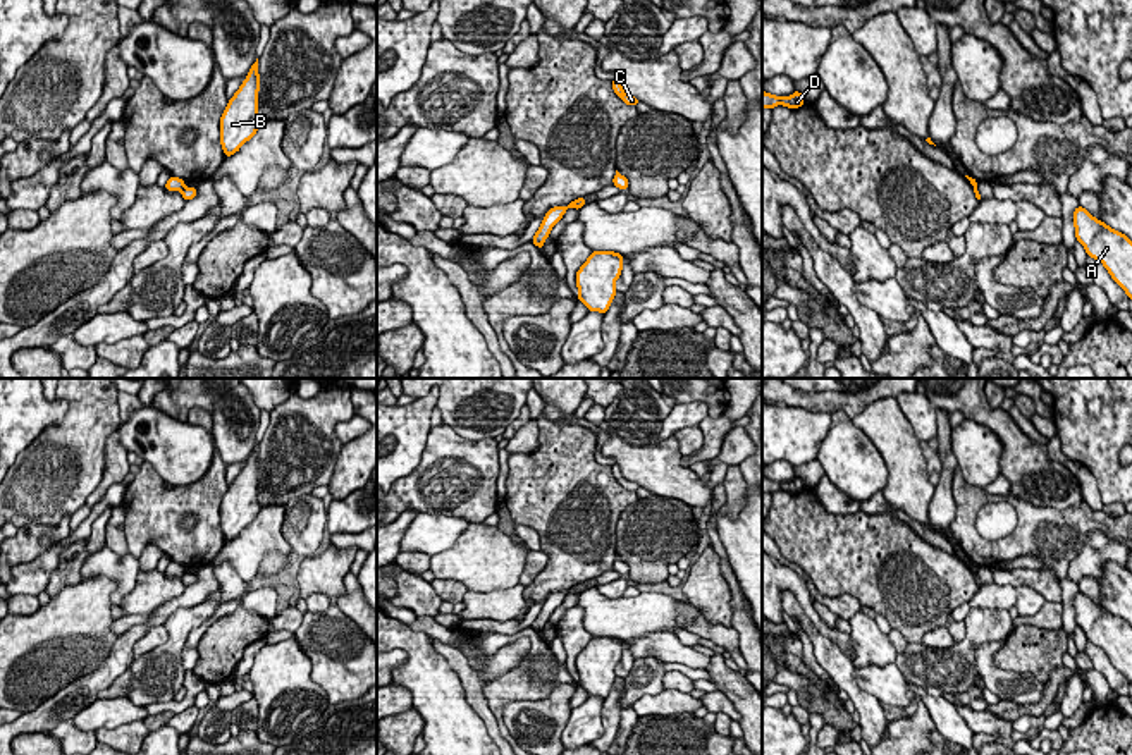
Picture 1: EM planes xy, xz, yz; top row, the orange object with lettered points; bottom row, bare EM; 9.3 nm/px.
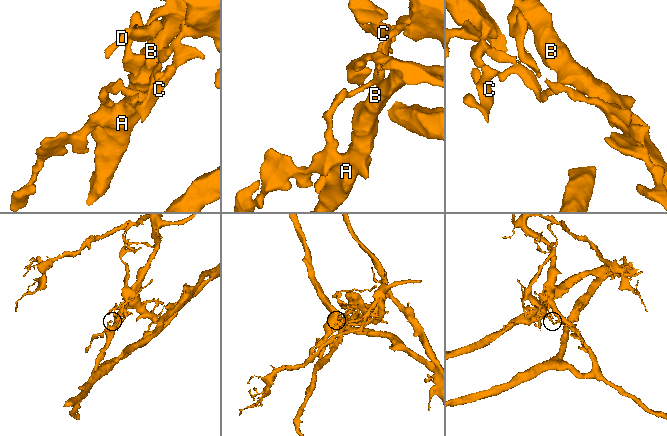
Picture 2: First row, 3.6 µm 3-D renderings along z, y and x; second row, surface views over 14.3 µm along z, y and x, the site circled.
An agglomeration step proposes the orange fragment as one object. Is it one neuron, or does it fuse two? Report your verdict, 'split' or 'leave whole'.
split

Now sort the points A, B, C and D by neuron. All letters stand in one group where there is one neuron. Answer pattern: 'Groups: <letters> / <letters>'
Groups: A B / C D

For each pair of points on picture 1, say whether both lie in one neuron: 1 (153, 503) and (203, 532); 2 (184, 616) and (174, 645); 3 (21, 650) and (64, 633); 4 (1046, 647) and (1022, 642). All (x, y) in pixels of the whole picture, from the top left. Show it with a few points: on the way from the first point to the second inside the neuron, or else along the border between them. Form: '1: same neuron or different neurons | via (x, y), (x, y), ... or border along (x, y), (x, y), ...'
1: same neuron | via (164, 516), (183, 535), (190, 535)
2: same neuron | via (181, 623), (178, 626), (178, 638)
3: same neuron | via (31, 647), (35, 644), (54, 644)
4: same neuron | via (1041, 647), (1027, 647)

